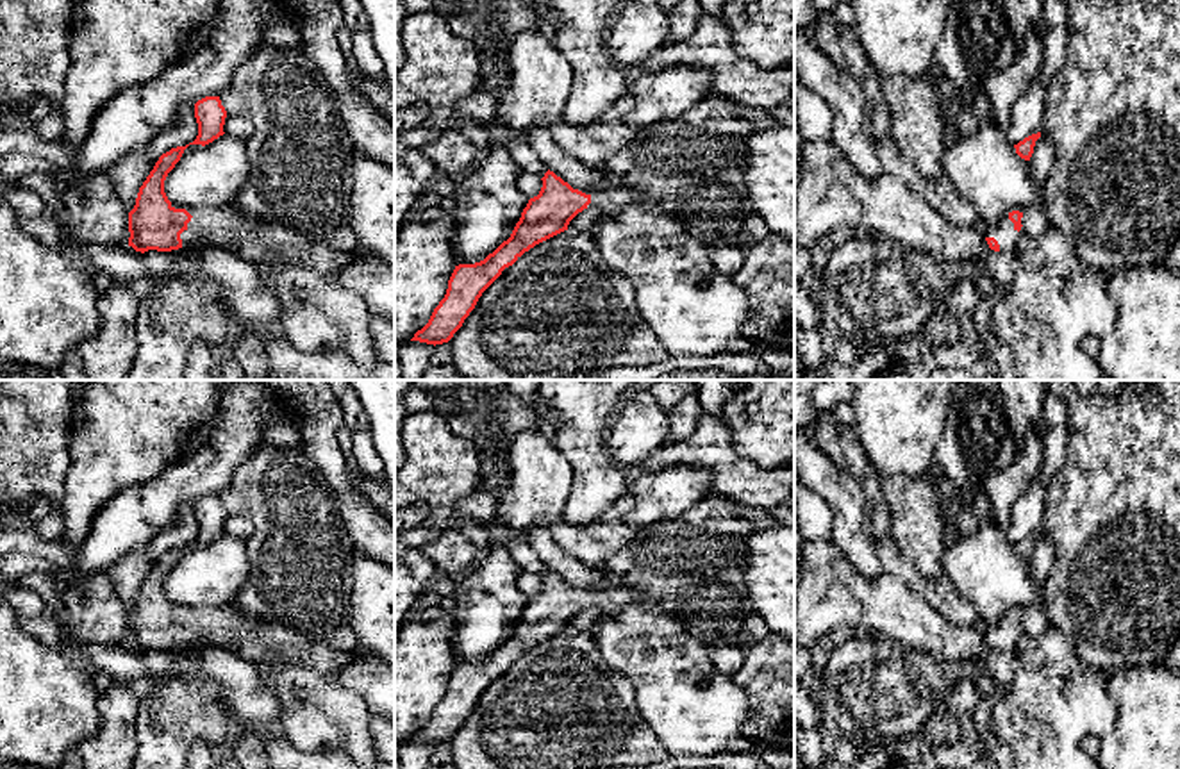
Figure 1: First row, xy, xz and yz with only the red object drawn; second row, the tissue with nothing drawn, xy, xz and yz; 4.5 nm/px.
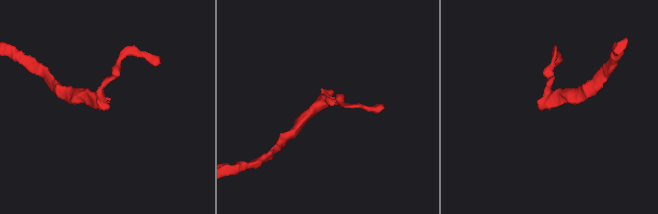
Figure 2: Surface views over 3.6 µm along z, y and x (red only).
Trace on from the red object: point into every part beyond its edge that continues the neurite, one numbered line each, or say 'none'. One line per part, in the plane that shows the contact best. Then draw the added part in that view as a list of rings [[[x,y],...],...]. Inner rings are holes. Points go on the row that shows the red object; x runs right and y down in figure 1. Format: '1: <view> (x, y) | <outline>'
1: xy (256, 241) | [[[171,203],[175,209],[186,209],[193,218],[187,228],[180,234],[182,248],[195,244],[216,244],[221,243],[225,248],[239,253],[243,259],[255,266],[266,260],[277,260],[284,264],[309,266],[316,273],[327,278],[336,278],[341,269],[352,262],[359,253],[343,253],[323,241],[312,241],[296,230],[291,230],[277,223],[262,223],[259,219],[248,219],[243,214],[232,211],[229,205],[221,207],[182,207]]]

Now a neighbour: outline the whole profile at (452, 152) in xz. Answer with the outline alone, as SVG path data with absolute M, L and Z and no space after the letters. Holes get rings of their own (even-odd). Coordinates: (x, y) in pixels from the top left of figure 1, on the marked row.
M457 127L445 130L437 139L425 145L421 152L437 171L452 177L470 173L480 157L480 152Z

